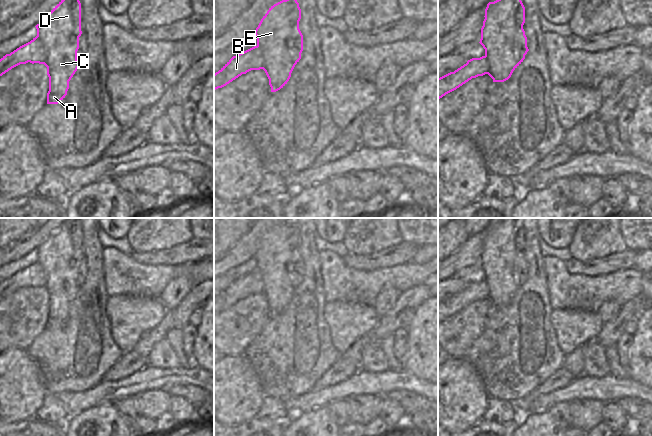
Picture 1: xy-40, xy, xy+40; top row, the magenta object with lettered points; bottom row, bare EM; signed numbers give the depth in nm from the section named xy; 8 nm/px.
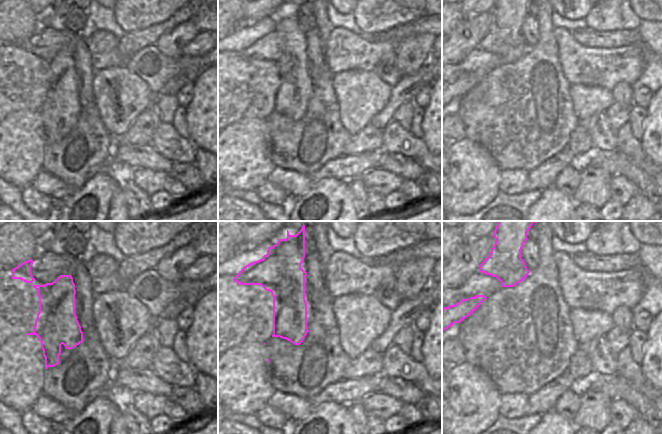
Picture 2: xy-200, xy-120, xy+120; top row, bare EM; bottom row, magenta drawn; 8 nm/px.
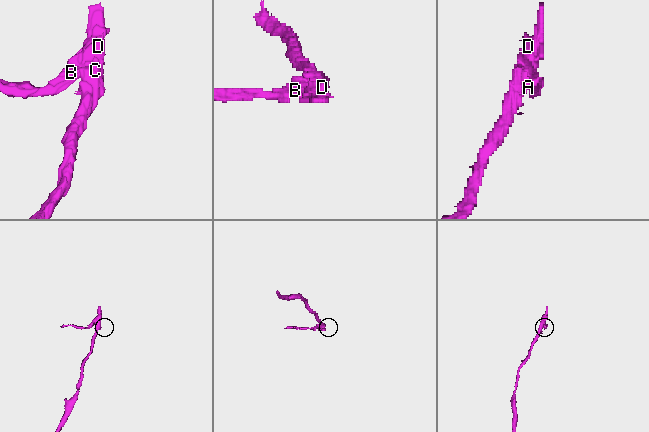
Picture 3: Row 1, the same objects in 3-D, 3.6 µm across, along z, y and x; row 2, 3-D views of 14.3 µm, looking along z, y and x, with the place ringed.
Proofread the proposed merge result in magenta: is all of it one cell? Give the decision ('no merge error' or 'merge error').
merge error

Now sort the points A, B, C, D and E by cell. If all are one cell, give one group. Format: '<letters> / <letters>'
A C D E / B

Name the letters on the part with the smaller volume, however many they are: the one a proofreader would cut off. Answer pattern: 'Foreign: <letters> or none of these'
Foreign: B

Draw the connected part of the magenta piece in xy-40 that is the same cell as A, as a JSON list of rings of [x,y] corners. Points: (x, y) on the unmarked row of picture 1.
[[[77,218],[69,219],[61,224],[36,250],[37,260],[43,265],[47,275],[45,285],[38,286],[47,291],[49,315],[47,328],[58,328],[67,319],[69,305],[77,295],[77,275],[81,255],[81,227]]]

